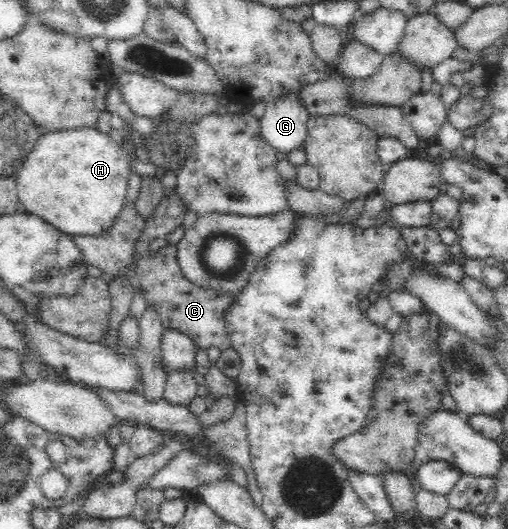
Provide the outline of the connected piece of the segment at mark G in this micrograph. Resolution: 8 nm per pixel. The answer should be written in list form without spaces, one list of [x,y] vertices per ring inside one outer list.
[[[296,91],[287,92],[285,96],[275,98],[269,103],[263,116],[258,119],[261,136],[276,152],[291,152],[303,146],[310,117],[307,109],[300,103]]]

